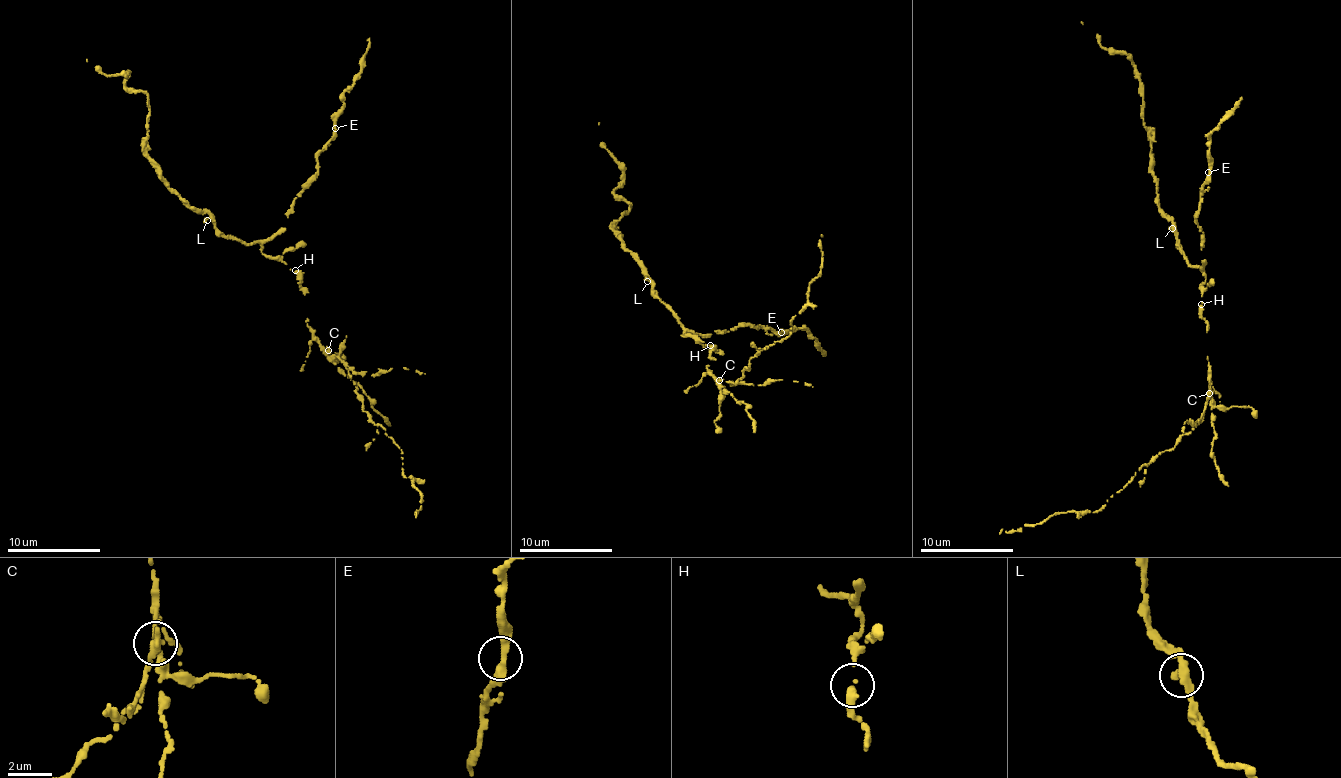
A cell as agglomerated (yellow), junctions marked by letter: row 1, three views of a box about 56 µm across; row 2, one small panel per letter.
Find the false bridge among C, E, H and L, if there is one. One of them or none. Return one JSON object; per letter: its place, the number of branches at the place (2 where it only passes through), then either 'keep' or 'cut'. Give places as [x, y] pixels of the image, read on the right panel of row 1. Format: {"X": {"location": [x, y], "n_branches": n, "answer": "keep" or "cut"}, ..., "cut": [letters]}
{"C": {"location": [1209, 393], "n_branches": 2, "answer": "cut"}, "E": {"location": [1208, 172], "n_branches": 2, "answer": "keep"}, "H": {"location": [1201, 304], "n_branches": 2, "answer": "keep"}, "L": {"location": [1172, 228], "n_branches": 2, "answer": "keep"}, "cut": ["C"]}

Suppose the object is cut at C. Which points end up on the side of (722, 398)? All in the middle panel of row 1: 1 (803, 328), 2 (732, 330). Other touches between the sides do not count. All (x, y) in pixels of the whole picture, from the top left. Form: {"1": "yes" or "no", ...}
{"1": "yes", "2": "yes"}

